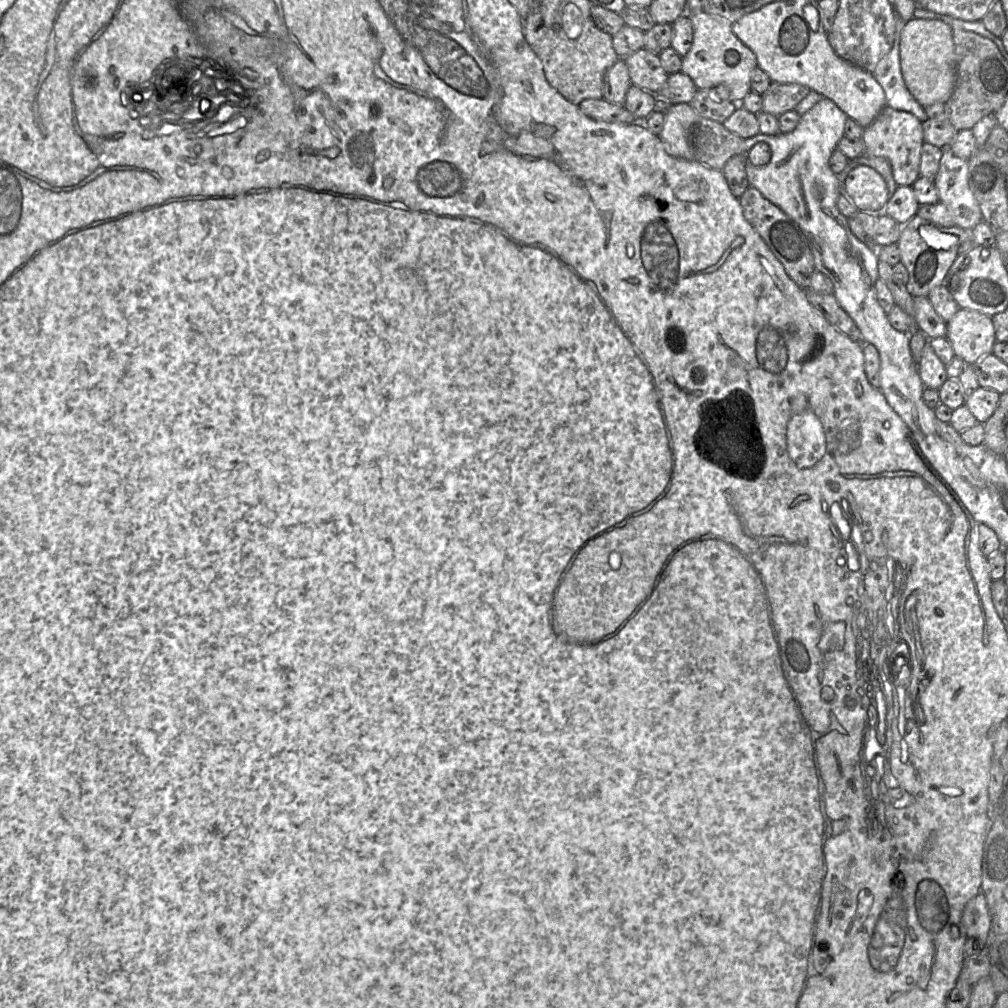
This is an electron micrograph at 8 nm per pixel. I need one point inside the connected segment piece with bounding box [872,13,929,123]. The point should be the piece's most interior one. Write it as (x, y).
(887, 72)

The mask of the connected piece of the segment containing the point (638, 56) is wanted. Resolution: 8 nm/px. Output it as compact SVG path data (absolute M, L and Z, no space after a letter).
M642 48L623 57L632 85L651 93L658 93L667 81L668 73L663 68L659 55Z

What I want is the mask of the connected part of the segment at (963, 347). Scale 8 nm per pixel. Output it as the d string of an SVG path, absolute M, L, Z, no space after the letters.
M960 308L946 323L945 337L951 343L956 357L973 365L991 354L996 343L992 316Z

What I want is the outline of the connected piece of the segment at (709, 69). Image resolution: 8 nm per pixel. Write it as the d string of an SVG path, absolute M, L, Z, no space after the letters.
M705 12L690 14L689 18L693 27L693 41L687 54L682 57L681 72L688 75L696 87L701 90L713 90L717 85L726 86L729 90L728 101L740 103L751 91L751 73L757 67L755 54L737 38L732 32L732 24L725 18Z

